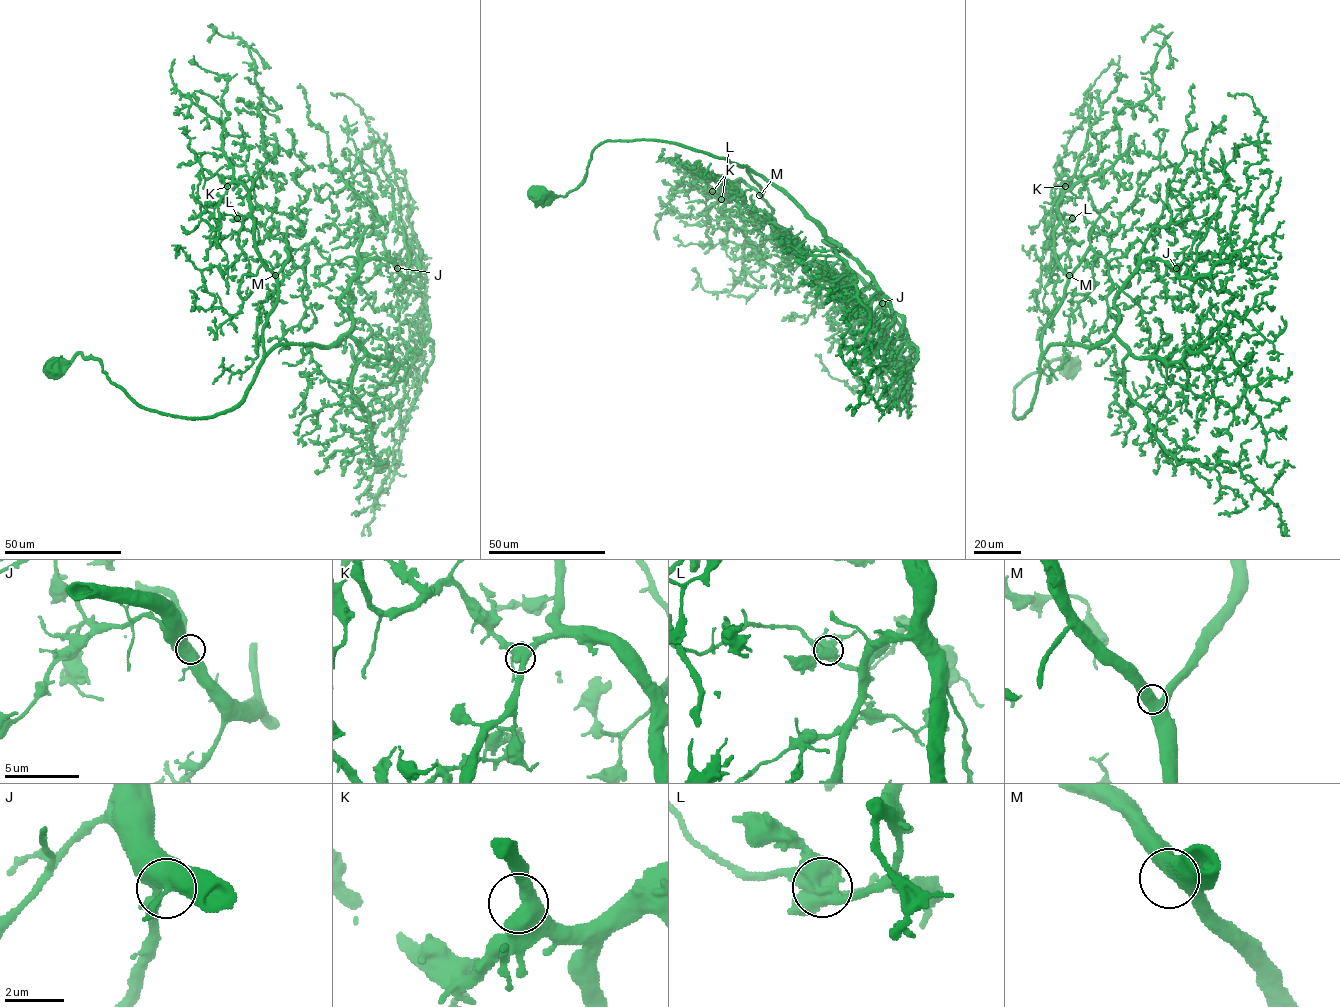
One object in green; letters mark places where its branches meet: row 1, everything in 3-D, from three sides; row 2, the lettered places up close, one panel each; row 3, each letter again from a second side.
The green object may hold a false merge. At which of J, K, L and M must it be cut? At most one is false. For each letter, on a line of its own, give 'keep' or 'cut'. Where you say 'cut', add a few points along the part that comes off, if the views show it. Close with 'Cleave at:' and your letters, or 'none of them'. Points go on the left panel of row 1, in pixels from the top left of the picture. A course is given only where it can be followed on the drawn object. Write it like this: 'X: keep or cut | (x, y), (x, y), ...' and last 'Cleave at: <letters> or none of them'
J: keep
K: keep
L: cut | (237, 218), (230, 215), (217, 218), (211, 215), (216, 224), (217, 243), (226, 254), (227, 275), (236, 275)
M: keep
Cleave at: L

